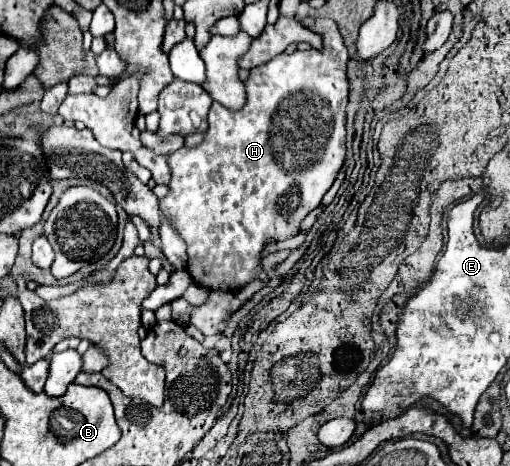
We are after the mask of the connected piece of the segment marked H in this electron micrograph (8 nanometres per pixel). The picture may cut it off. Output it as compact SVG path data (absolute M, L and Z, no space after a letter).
M307 18L303 22L303 26L319 26L319 34L323 38L323 48L321 50L311 48L311 50L305 50L305 52L279 54L273 60L269 60L261 66L255 66L249 72L249 78L245 82L245 92L247 92L245 106L237 112L229 112L227 108L219 106L219 102L213 102L213 106L209 110L209 130L207 130L203 142L197 148L181 148L167 158L169 168L171 168L171 182L169 182L167 196L159 200L159 208L161 208L163 218L167 218L171 222L171 226L177 230L177 234L185 240L187 254L189 254L187 270L191 272L195 282L203 288L209 288L209 290L237 290L237 288L245 286L247 282L251 282L259 274L259 262L261 262L261 254L265 250L265 242L269 238L287 240L287 238L299 234L301 220L321 204L321 198L333 186L333 182L335 182L335 178L337 178L337 174L343 166L343 160L345 160L345 106L347 106L347 94L349 94L347 76L345 76L345 66L347 66L347 60L349 60L347 58L347 46L343 42L343 36L339 34L337 24L331 18Z

